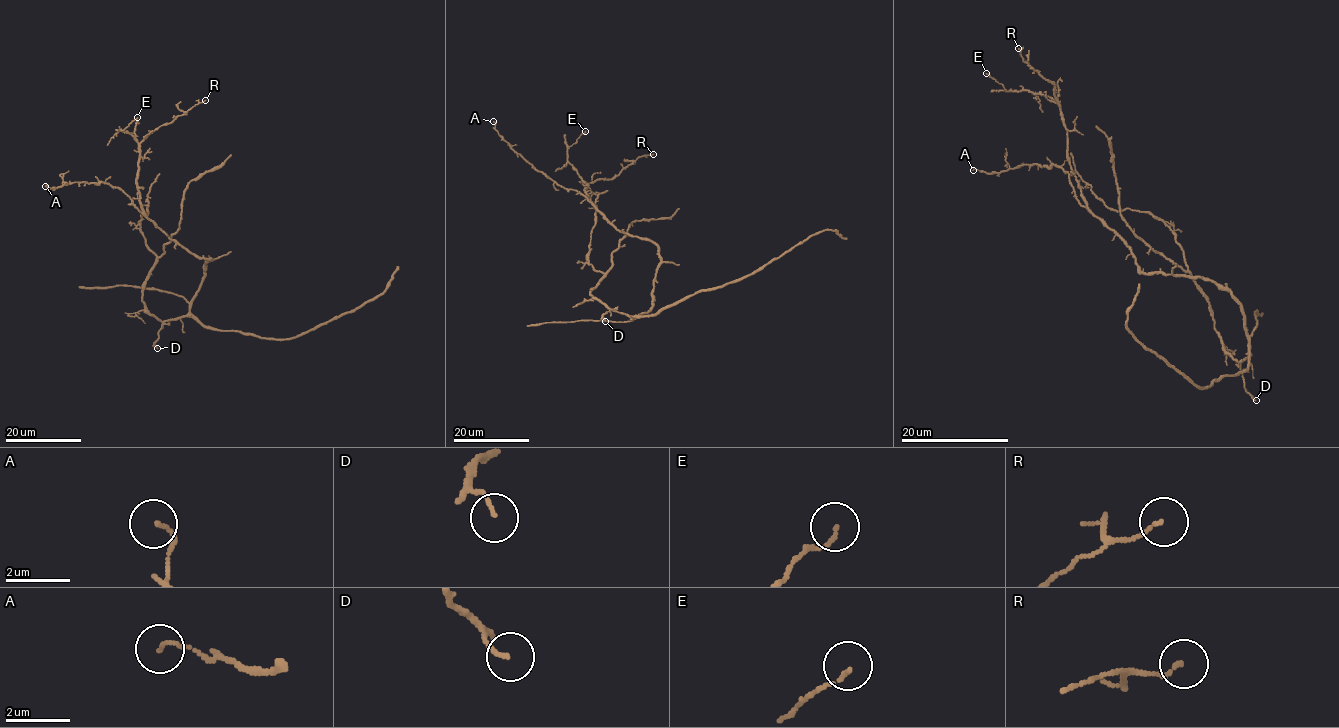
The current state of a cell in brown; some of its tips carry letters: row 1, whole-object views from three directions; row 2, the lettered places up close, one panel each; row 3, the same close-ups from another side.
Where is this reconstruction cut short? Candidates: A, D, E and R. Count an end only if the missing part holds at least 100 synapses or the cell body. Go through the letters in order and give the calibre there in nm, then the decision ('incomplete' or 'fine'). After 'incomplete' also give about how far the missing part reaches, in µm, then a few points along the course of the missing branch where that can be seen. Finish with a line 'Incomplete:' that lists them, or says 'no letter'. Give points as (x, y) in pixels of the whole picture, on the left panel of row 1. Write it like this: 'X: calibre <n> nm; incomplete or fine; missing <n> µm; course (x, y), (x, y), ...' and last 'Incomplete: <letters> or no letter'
A: calibre 100 nm; fine
D: calibre 100 nm; fine
E: calibre 100 nm; fine
R: calibre 110 nm; fine
Incomplete: no letter

